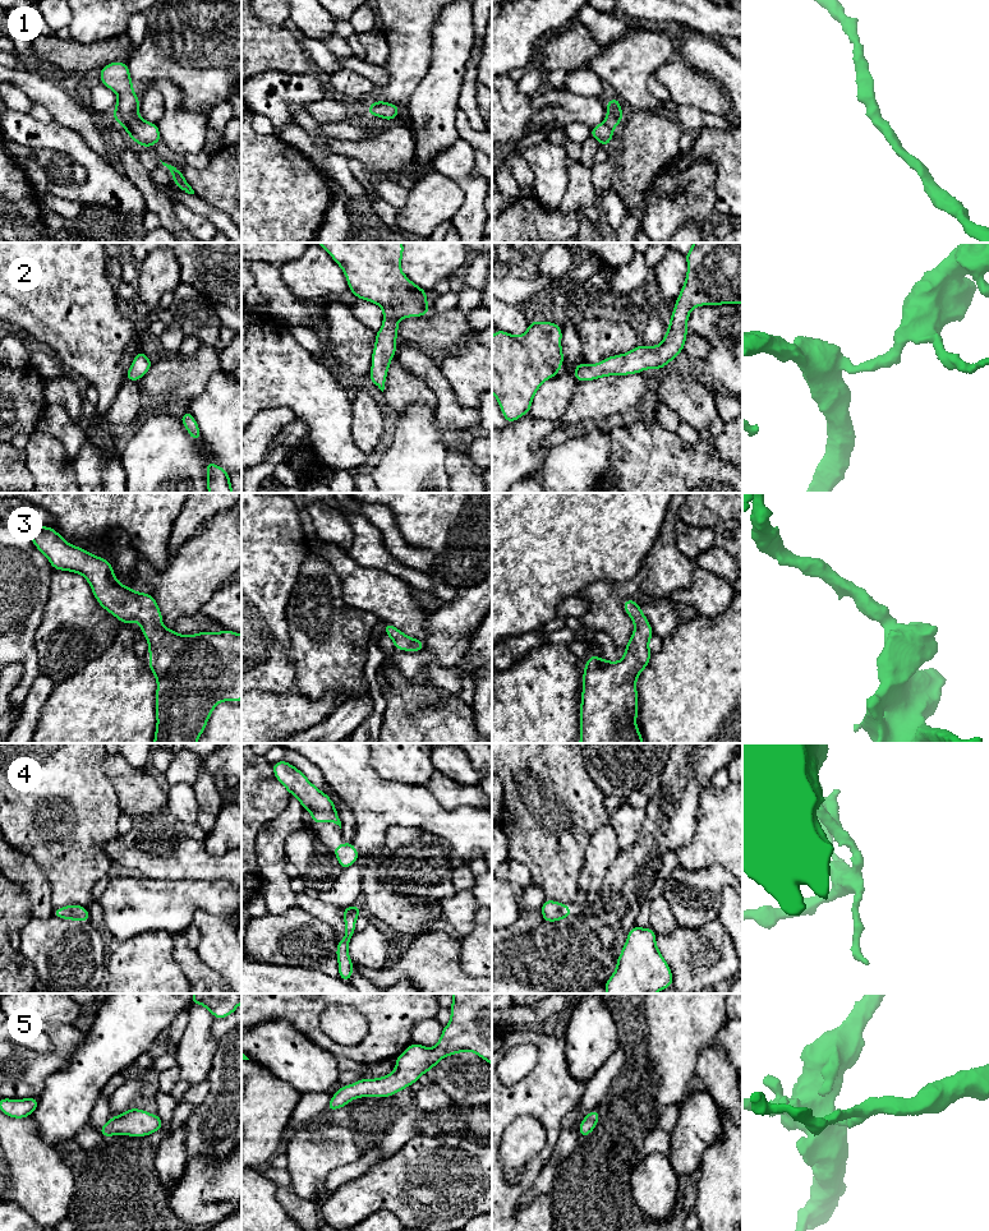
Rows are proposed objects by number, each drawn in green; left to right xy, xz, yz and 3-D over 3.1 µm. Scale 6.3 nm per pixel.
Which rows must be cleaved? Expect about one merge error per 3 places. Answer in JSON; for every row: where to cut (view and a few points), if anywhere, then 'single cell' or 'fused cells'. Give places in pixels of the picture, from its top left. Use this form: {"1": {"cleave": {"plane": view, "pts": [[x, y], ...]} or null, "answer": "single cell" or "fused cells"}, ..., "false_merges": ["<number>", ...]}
{"1": {"cleave": null, "answer": "single cell"}, "2": {"cleave": null, "answer": "single cell"}, "3": {"cleave": null, "answer": "single cell"}, "4": {"cleave": null, "answer": "single cell"}, "5": {"cleave": null, "answer": "single cell"}, "false_merges": []}

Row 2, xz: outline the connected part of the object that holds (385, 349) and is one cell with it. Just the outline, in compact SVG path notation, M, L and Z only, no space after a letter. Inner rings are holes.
M317 243L341 267L348 280L349 290L356 299L378 304L383 309L383 324L376 332L376 345L372 354L371 381L383 392L390 363L396 354L395 338L399 336L400 318L423 317L429 313L427 291L411 282L401 271L402 243Z

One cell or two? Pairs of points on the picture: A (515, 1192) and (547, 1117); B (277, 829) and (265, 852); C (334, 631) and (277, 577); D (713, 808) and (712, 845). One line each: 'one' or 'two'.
A: one
B: one
C: two
D: one

